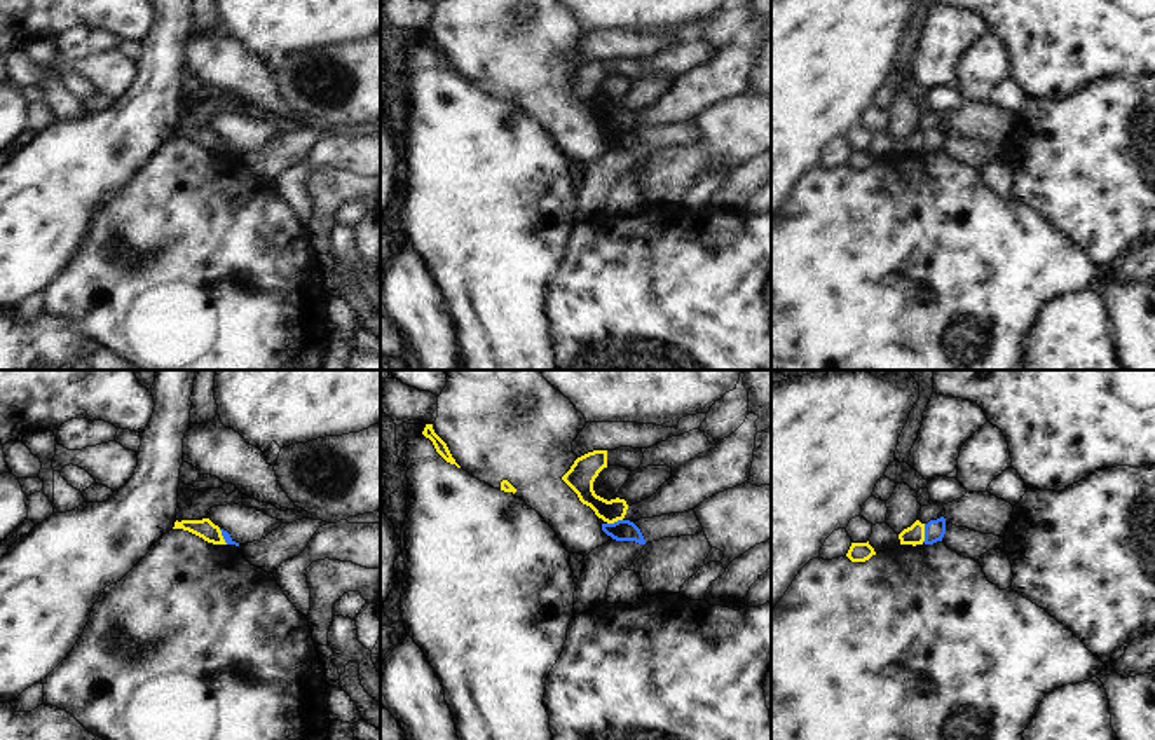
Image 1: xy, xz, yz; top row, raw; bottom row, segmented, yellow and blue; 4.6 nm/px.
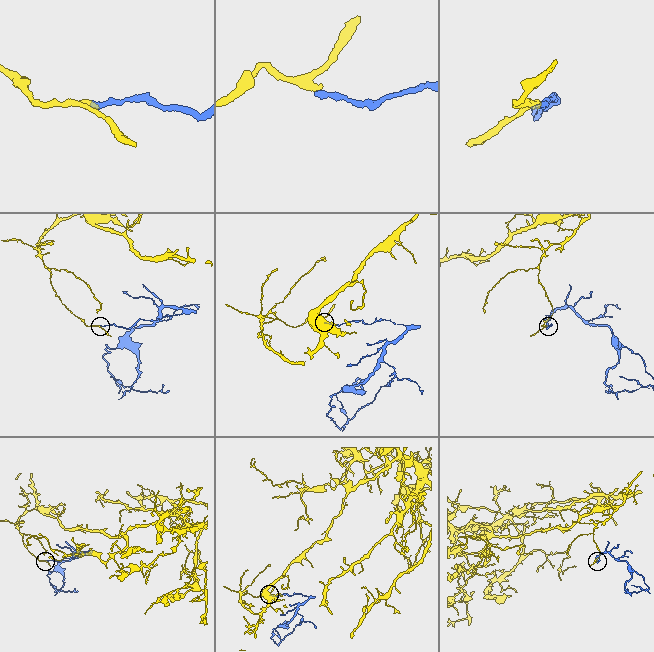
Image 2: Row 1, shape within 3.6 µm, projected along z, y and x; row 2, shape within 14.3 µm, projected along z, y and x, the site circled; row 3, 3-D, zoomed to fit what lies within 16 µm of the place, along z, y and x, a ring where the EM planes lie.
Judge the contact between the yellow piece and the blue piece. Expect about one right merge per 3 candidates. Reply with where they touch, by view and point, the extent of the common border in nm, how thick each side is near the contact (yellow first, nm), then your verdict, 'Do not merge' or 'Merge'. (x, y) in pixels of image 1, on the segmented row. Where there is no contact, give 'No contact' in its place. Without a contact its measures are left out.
Touches yellow at yz (923, 533). Shared border 90 nm. Thickness 90 nm (yellow) against 100 nm. Do not merge.

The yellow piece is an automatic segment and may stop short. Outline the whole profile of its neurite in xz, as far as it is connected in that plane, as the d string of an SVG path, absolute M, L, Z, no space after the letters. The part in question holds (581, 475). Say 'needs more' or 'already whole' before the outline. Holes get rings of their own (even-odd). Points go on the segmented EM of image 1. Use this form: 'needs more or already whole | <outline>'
already whole | M593 450L578 457L562 480L598 518L614 524L625 518L628 504L619 497L607 501L595 494L593 482L604 468L607 468L607 450Z

